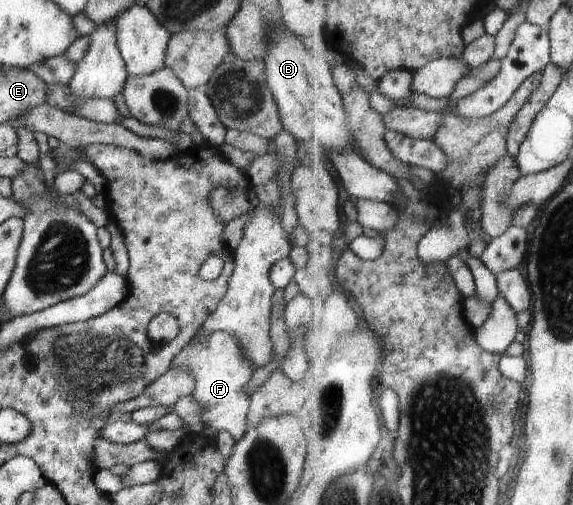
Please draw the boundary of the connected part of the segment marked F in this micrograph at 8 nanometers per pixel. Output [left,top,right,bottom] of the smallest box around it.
[171,331,255,441]

